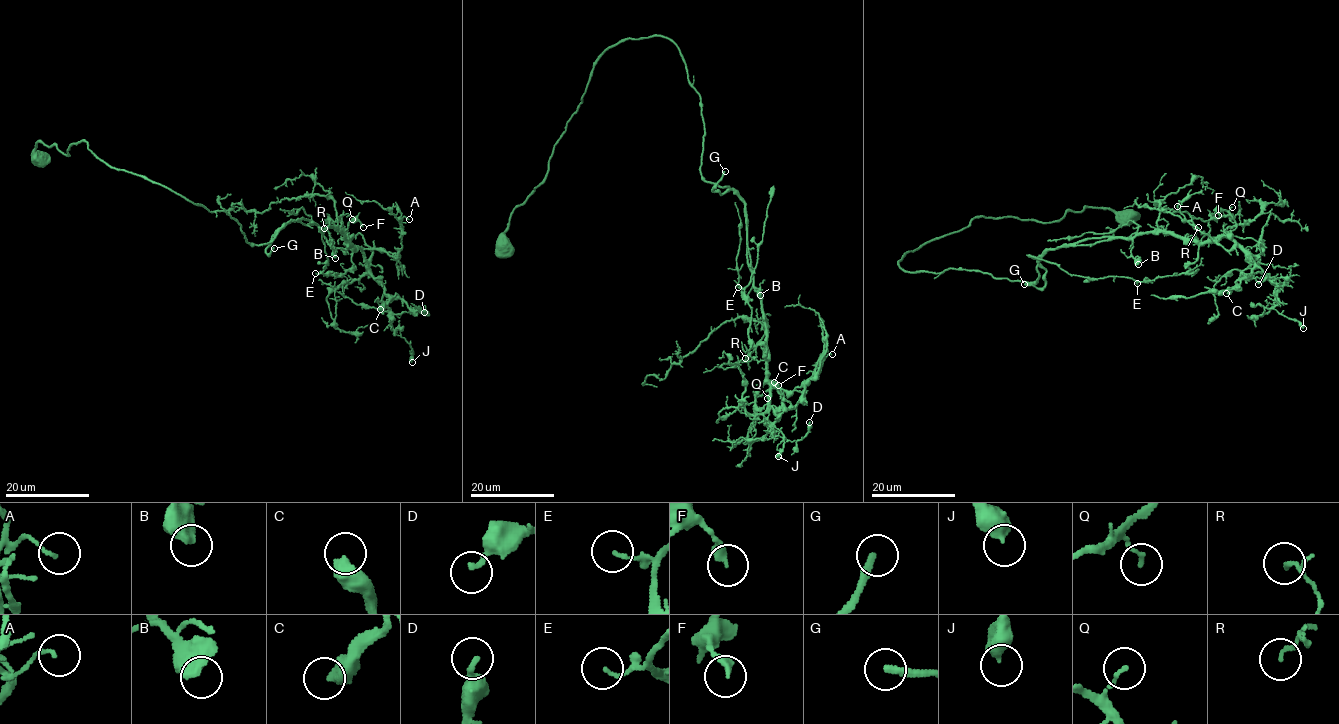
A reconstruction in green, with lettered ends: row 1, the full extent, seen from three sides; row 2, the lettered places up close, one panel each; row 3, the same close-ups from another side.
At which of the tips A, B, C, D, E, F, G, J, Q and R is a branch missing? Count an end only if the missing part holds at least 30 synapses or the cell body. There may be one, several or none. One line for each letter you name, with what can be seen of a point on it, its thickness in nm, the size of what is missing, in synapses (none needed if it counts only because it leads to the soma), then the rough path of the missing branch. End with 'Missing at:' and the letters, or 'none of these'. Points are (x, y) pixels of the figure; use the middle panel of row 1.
G: (725, 171) | 240 nm | 170 syn
Missing at: G

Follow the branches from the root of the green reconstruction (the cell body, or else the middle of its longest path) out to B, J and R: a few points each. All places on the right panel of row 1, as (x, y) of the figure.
B: (1129, 217), (1087, 207), (1050, 223), (977, 216), (897, 263), (1036, 282), (1048, 250), (1127, 237), (1138, 264)
J: (1129, 217), (977, 216), (897, 263), (1036, 282), (1048, 250), (1228, 236), (1277, 285), (1270, 307), (1303, 328)
R: (1129, 217), (977, 216), (897, 263), (1036, 282), (1048, 250), (1159, 232), (1202, 244), (1198, 227)

